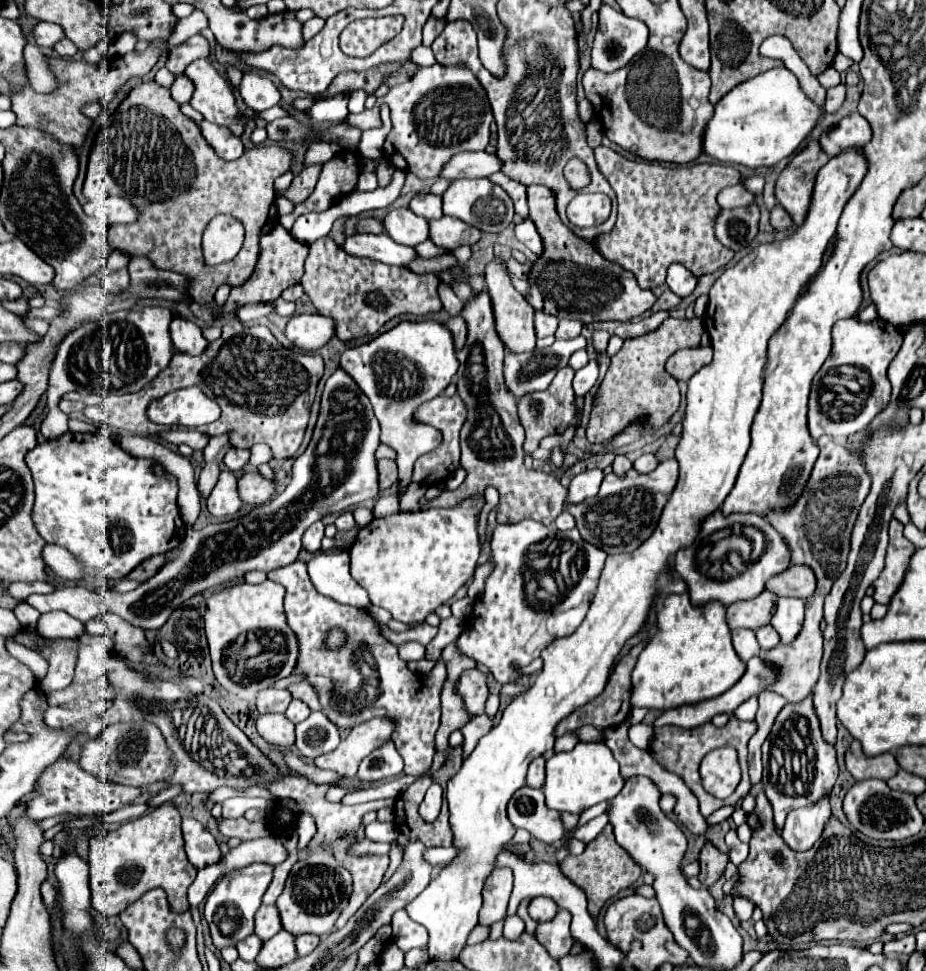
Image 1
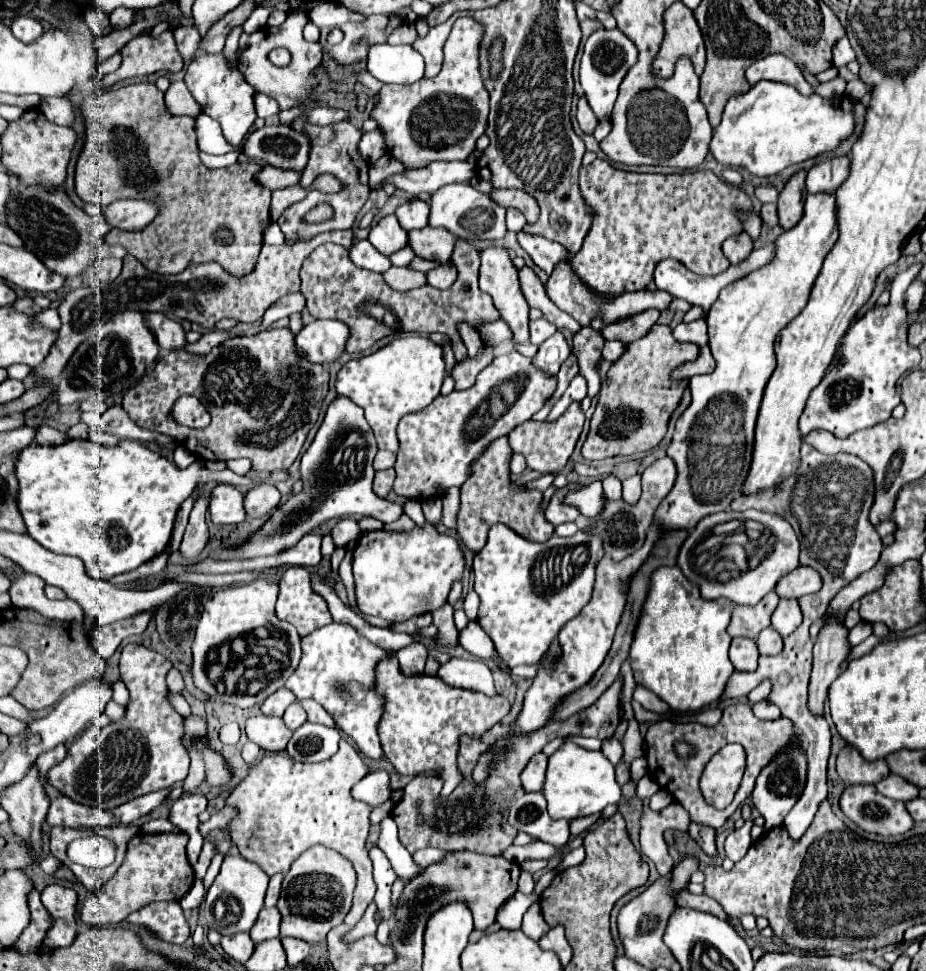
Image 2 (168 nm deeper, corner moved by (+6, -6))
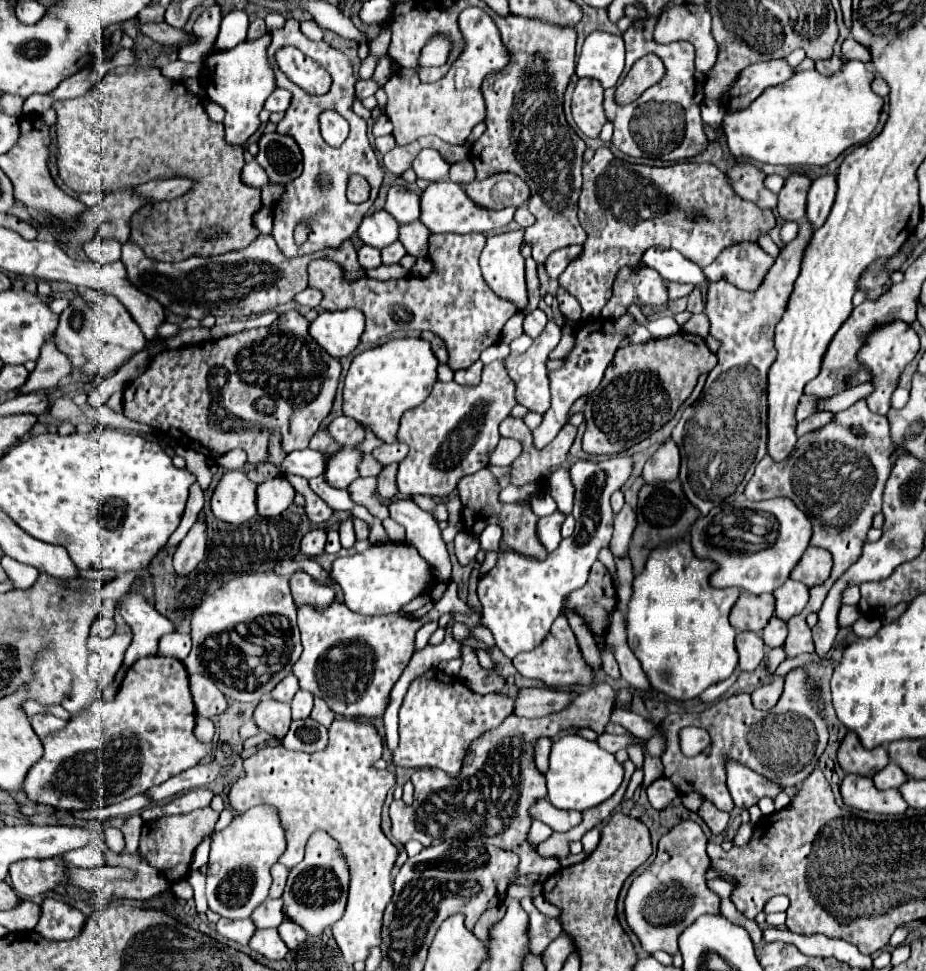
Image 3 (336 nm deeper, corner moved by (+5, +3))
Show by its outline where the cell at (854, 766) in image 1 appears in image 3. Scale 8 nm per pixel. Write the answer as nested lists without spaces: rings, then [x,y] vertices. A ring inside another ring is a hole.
[[[848,733],[838,749],[838,763],[844,769],[844,773],[872,777],[876,771],[888,765],[888,753],[884,747],[868,751],[862,747],[860,739],[854,733]]]

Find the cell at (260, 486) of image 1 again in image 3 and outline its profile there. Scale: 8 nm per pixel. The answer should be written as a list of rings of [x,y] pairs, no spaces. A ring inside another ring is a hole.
[[[276,477],[258,485],[256,505],[260,517],[276,517],[280,515],[294,499],[294,489],[284,477]]]

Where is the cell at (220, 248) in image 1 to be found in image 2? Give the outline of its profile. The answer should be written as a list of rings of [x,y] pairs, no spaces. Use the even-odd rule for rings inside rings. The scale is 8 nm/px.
[[[337,230],[337,232],[323,232],[315,236],[311,242],[299,242],[295,246],[263,246],[257,264],[251,274],[247,276],[231,276],[229,272],[223,272],[217,262],[207,264],[195,264],[189,266],[189,270],[175,274],[175,276],[161,276],[155,272],[149,272],[135,260],[131,254],[123,260],[123,270],[117,276],[113,284],[107,284],[107,288],[97,290],[95,294],[89,288],[79,288],[69,292],[61,306],[59,316],[63,326],[59,328],[59,340],[51,346],[49,356],[43,360],[39,368],[35,368],[33,376],[35,380],[53,380],[57,378],[73,352],[87,340],[89,330],[93,330],[93,324],[99,324],[107,318],[111,318],[113,310],[139,310],[139,312],[163,312],[167,316],[185,318],[189,322],[197,322],[203,328],[211,330],[215,328],[215,322],[221,318],[233,318],[237,322],[261,321],[265,310],[275,304],[279,298],[299,292],[299,264],[323,242],[333,242],[343,246],[345,250],[351,250],[353,246],[353,232],[351,230]]]

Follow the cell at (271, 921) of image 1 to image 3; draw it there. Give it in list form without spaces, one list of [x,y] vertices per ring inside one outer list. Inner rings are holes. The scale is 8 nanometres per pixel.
[[[266,899],[256,911],[252,913],[252,921],[258,929],[268,929],[268,927],[278,927],[284,921],[284,911],[282,911],[282,899]]]

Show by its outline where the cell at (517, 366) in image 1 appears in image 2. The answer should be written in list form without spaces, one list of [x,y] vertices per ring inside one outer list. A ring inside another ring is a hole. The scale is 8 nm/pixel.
[[[511,350],[509,354],[497,356],[479,376],[477,382],[469,390],[453,390],[447,396],[437,396],[423,412],[407,414],[397,426],[399,436],[399,452],[397,452],[397,480],[395,480],[395,494],[411,500],[427,500],[441,496],[451,486],[461,486],[471,476],[471,466],[481,458],[487,446],[511,432],[511,428],[527,422],[535,412],[543,408],[547,396],[555,392],[555,380],[547,380],[547,376],[539,376],[535,368],[531,368],[531,360],[521,356],[519,352]]]

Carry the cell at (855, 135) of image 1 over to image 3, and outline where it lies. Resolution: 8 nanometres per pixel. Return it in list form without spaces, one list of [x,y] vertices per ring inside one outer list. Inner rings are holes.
[[[822,175],[812,181],[810,191],[808,191],[806,217],[810,219],[814,229],[824,225],[824,221],[830,213],[830,207],[834,203],[834,195],[836,195],[836,177],[834,175]]]

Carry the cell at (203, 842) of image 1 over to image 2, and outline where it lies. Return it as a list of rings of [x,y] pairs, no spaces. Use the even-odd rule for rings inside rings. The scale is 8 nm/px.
[[[149,820],[141,826],[143,832],[147,834],[157,834],[157,832],[181,832],[179,828],[175,828],[169,820]]]

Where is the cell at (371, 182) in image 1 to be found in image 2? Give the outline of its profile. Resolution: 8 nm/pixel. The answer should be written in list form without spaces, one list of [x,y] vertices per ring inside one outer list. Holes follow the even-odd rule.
[[[433,162],[417,170],[405,170],[403,174],[395,174],[391,182],[399,190],[415,196],[419,192],[433,194],[445,184],[467,182],[473,176],[475,176],[475,164],[471,162]]]

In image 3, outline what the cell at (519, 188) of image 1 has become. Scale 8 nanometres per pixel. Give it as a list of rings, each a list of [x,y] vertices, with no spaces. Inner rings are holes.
[[[520,207],[520,209],[516,209],[516,213],[514,213],[514,221],[516,221],[520,227],[528,227],[528,225],[534,223],[534,215],[532,215],[526,207]]]

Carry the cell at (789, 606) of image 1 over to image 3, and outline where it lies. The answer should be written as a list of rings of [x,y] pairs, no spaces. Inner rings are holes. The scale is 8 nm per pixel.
[[[788,579],[780,589],[774,591],[774,597],[776,597],[776,617],[788,621],[806,607],[808,587],[804,583]]]

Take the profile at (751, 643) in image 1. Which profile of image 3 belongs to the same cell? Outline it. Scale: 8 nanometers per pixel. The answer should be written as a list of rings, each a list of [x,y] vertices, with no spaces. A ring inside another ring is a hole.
[[[742,631],[736,635],[736,651],[740,655],[738,667],[742,671],[754,671],[764,657],[764,641],[760,633]]]

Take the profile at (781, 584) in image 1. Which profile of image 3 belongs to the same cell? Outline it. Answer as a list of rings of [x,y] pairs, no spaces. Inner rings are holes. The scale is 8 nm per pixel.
[[[808,547],[800,559],[800,563],[792,569],[792,579],[814,587],[820,585],[828,579],[832,569],[832,555],[828,555],[828,551],[824,549],[816,549],[816,547]]]

